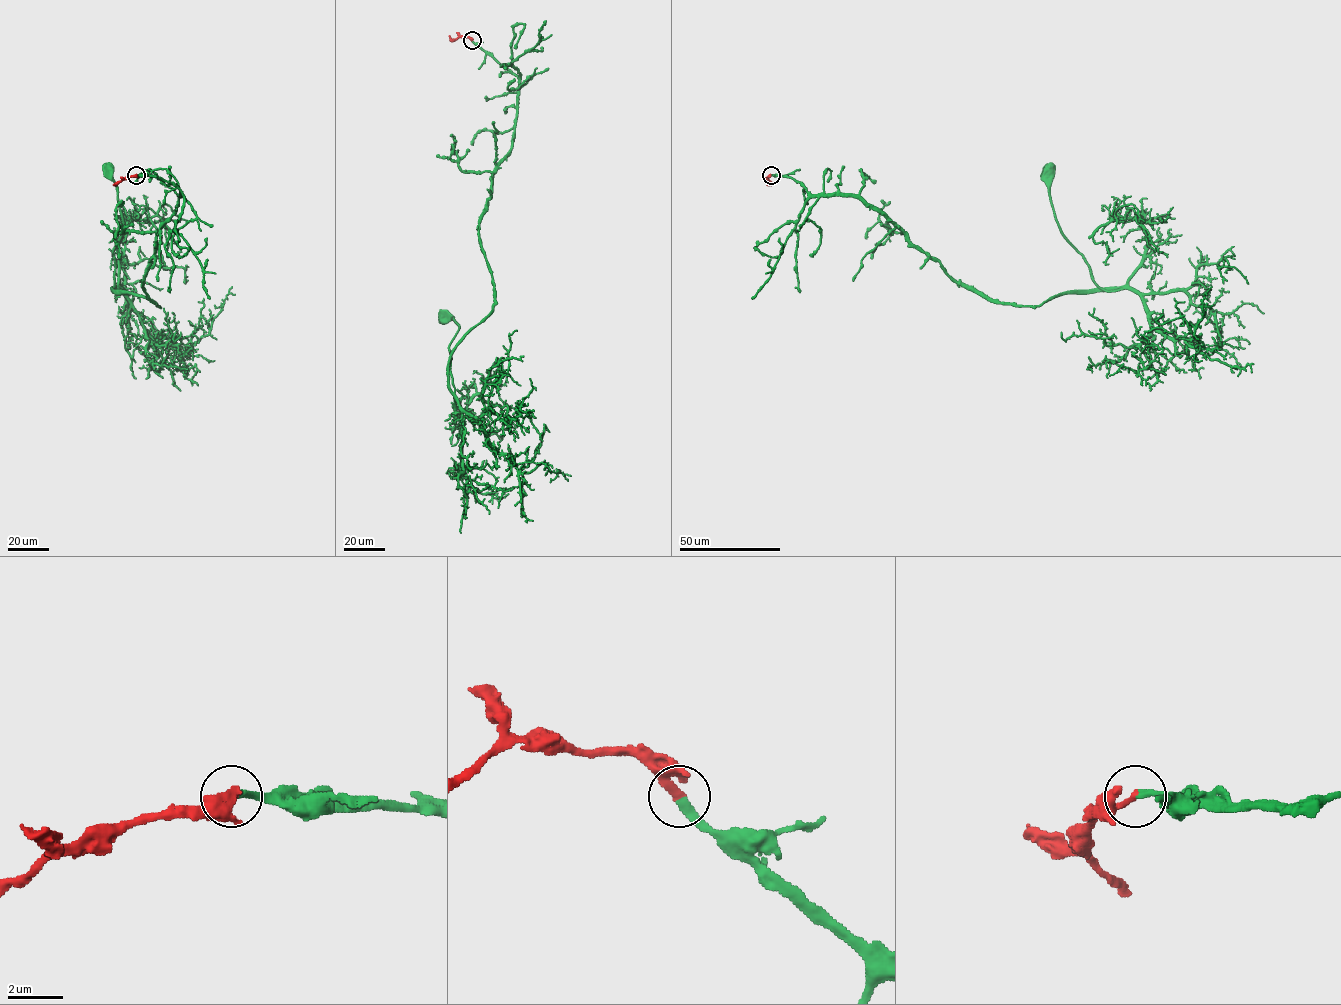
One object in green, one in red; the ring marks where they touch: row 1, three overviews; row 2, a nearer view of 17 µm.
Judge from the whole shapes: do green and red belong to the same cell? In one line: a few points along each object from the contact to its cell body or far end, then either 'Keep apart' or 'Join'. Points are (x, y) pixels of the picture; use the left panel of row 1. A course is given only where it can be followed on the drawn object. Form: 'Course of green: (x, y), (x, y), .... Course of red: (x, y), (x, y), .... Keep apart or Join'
Course of green: (136, 175), (161, 177), (182, 193), (156, 232), (143, 282), (158, 306), (112, 289), (122, 219), (109, 171). Course of red: (136, 175), (113, 185). Join

